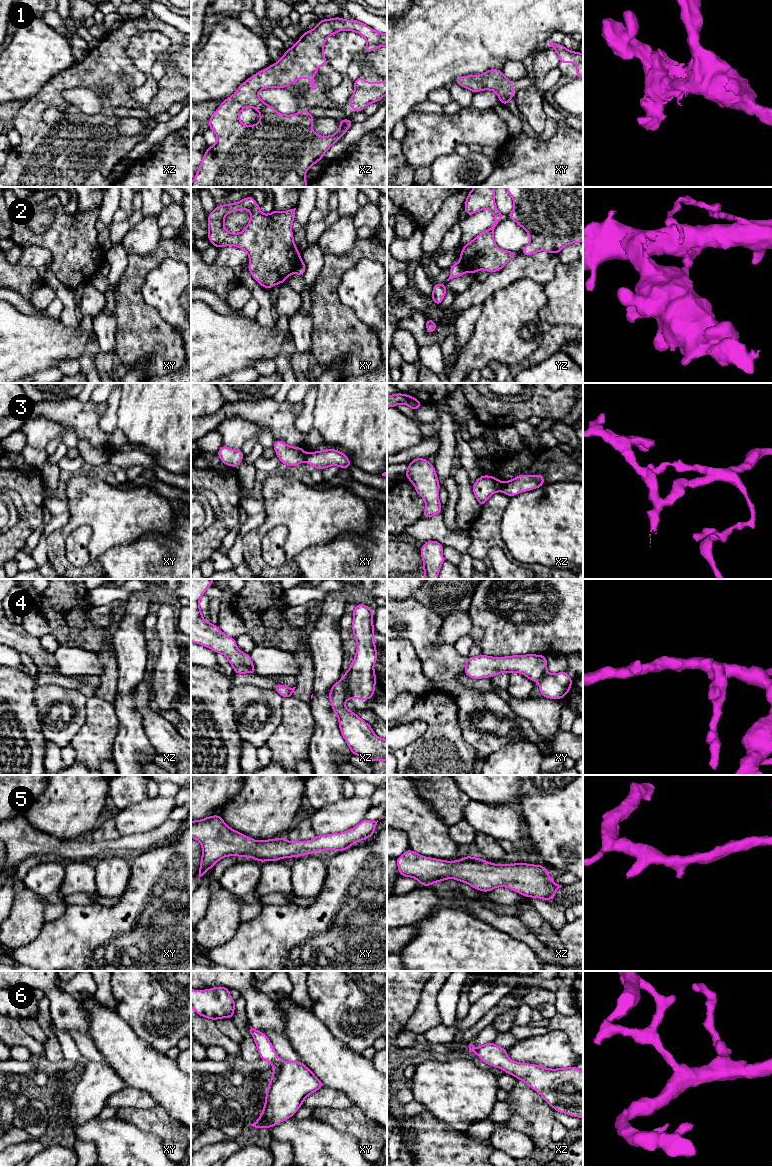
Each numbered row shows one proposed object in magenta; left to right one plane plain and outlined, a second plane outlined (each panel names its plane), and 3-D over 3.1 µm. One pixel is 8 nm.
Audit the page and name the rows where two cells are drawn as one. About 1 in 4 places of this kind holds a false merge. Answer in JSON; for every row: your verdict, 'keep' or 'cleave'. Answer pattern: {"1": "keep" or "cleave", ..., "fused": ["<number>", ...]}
{"1": "keep", "2": "cleave", "3": "cleave", "4": "cleave", "5": "keep", "6": "cleave", "fused": ["2", "3", "4", "6"]}

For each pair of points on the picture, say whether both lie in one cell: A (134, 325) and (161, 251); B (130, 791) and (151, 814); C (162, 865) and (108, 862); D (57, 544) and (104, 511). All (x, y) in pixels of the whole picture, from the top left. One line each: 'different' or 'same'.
A: same
B: different
C: different
D: same

